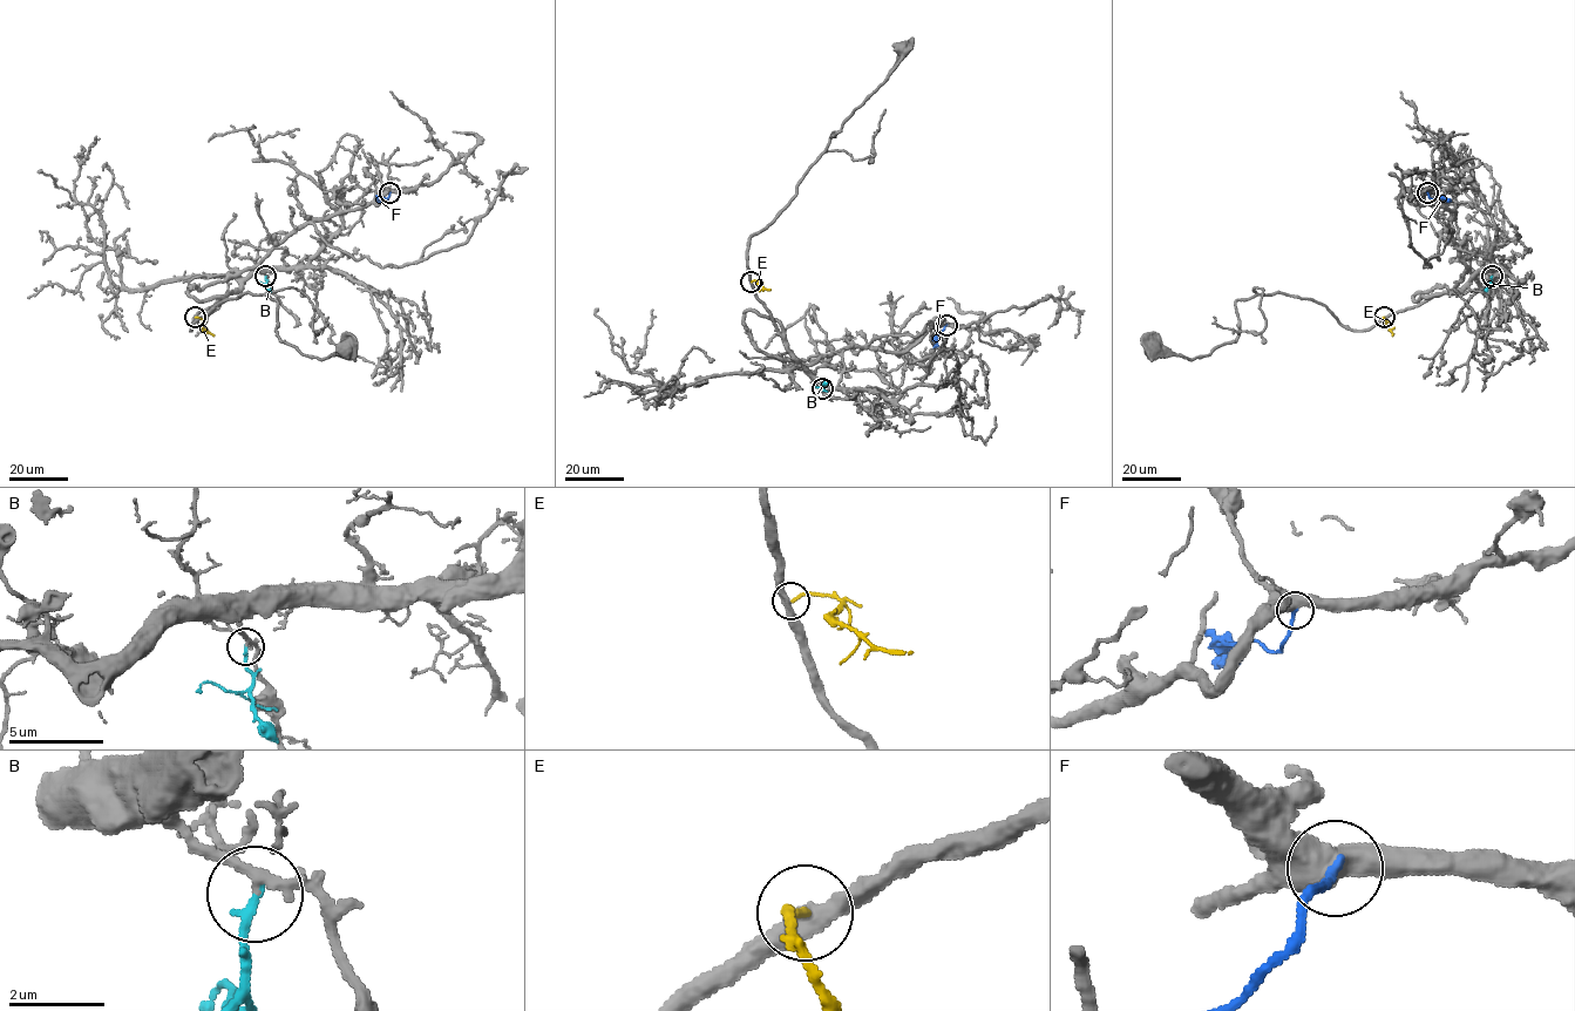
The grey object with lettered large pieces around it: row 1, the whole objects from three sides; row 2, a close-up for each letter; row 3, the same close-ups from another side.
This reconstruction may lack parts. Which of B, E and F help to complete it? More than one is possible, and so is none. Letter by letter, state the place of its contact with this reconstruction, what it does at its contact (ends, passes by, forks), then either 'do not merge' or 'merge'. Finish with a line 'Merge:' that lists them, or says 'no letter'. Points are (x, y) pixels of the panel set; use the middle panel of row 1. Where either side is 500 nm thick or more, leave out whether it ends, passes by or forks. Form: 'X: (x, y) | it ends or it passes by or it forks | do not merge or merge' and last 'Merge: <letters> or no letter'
B: (822, 388) | it ends | merge
E: (751, 282) | it ends | do not merge
F: (946, 325) | do not merge
Merge: B

